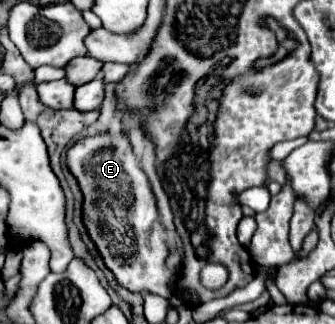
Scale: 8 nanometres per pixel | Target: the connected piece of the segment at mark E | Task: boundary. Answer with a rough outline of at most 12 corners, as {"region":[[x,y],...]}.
{"region":[[126,135],[68,151],[84,223],[130,291],[170,297],[166,231]]}

